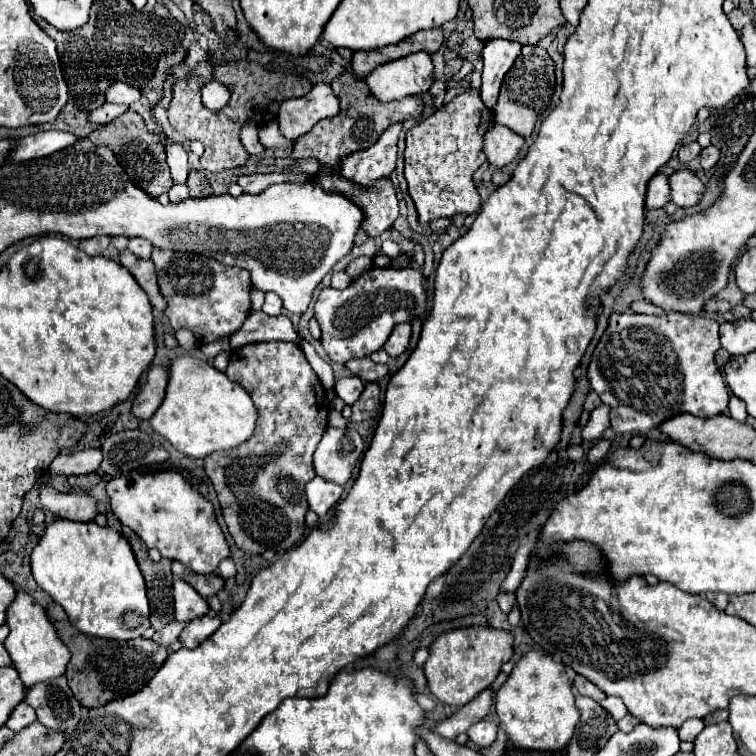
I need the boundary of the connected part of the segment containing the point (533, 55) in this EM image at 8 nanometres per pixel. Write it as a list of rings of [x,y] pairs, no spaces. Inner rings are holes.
[[[522,46],[520,58],[516,58],[514,66],[508,70],[502,82],[498,104],[494,106],[494,120],[522,138],[530,138],[534,132],[534,124],[538,120],[538,110],[546,110],[550,104],[550,98],[556,88],[556,76],[554,76],[554,60],[548,56],[548,52],[540,46]]]

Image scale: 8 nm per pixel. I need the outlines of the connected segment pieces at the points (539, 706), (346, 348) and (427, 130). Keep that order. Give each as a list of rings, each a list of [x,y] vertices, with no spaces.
[[[537,650],[524,654],[516,662],[508,682],[496,692],[496,712],[500,718],[500,728],[506,732],[510,744],[516,748],[544,752],[566,748],[580,718],[564,664],[550,654]]]
[[[370,268],[344,290],[324,288],[316,300],[316,320],[322,328],[322,348],[330,360],[346,364],[352,358],[364,358],[380,350],[392,328],[400,322],[412,322],[426,316],[424,276],[414,268]]]
[[[465,92],[408,130],[404,176],[420,224],[428,224],[436,218],[452,218],[458,214],[476,214],[480,210],[480,194],[474,186],[472,174],[486,162],[482,152],[482,136],[488,126],[480,126],[484,112],[486,106],[479,94]]]

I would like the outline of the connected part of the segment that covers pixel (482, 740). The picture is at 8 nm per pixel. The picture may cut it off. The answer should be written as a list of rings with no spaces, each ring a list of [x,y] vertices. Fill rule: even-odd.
[[[480,720],[468,728],[468,738],[476,748],[490,746],[496,740],[498,726],[492,720]]]

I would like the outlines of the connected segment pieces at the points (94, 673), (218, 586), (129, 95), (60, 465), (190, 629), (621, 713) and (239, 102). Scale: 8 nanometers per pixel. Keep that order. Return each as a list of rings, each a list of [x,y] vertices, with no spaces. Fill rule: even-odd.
[[[50,602],[46,606],[46,614],[52,626],[56,628],[60,640],[66,644],[66,648],[72,654],[68,670],[66,670],[68,686],[74,692],[76,700],[86,708],[98,708],[110,700],[138,692],[142,686],[148,684],[148,680],[158,672],[158,668],[168,658],[168,650],[164,646],[158,646],[154,640],[146,640],[146,638],[132,638],[132,640],[96,638],[94,642],[94,638],[84,636],[68,622],[66,612],[56,602]],[[94,650],[96,650],[96,656],[94,656]]]
[[[176,564],[176,566],[174,566],[174,574],[180,576],[180,578],[184,578],[188,584],[192,584],[194,590],[198,590],[198,594],[204,596],[204,598],[208,598],[208,596],[212,596],[212,594],[218,594],[218,592],[222,590],[222,586],[224,586],[224,580],[222,580],[218,574],[200,576],[200,574],[188,570],[188,568],[182,566],[182,564]]]
[[[124,82],[112,84],[112,86],[106,90],[106,94],[104,94],[104,98],[106,98],[108,104],[122,104],[122,106],[134,104],[134,98],[140,98],[140,96],[142,96],[142,94],[140,94],[138,88],[128,86],[128,84],[124,84]]]
[[[94,448],[70,452],[70,454],[58,454],[50,464],[50,472],[60,476],[82,476],[82,474],[96,472],[100,468],[100,460],[102,454],[100,450]]]
[[[200,616],[192,622],[186,624],[186,630],[182,630],[180,634],[180,642],[186,648],[196,648],[198,644],[202,644],[210,634],[214,634],[220,628],[222,620],[220,616]]]
[[[606,696],[606,698],[600,702],[600,706],[602,706],[602,708],[604,708],[616,722],[622,720],[622,718],[628,714],[624,702],[622,702],[620,698],[616,698],[616,696]]]
[[[230,60],[222,64],[214,64],[212,78],[224,86],[228,86],[230,100],[222,110],[208,110],[202,104],[202,86],[206,80],[198,76],[186,76],[176,80],[172,86],[172,100],[168,104],[168,119],[170,124],[186,138],[186,140],[200,140],[206,148],[204,156],[200,158],[200,166],[208,172],[222,172],[228,168],[244,166],[250,160],[250,154],[244,150],[240,142],[240,128],[250,120],[262,128],[272,122],[280,108],[280,104],[290,96],[304,96],[312,90],[312,82],[300,74],[282,74],[262,68],[256,62],[248,60]]]

